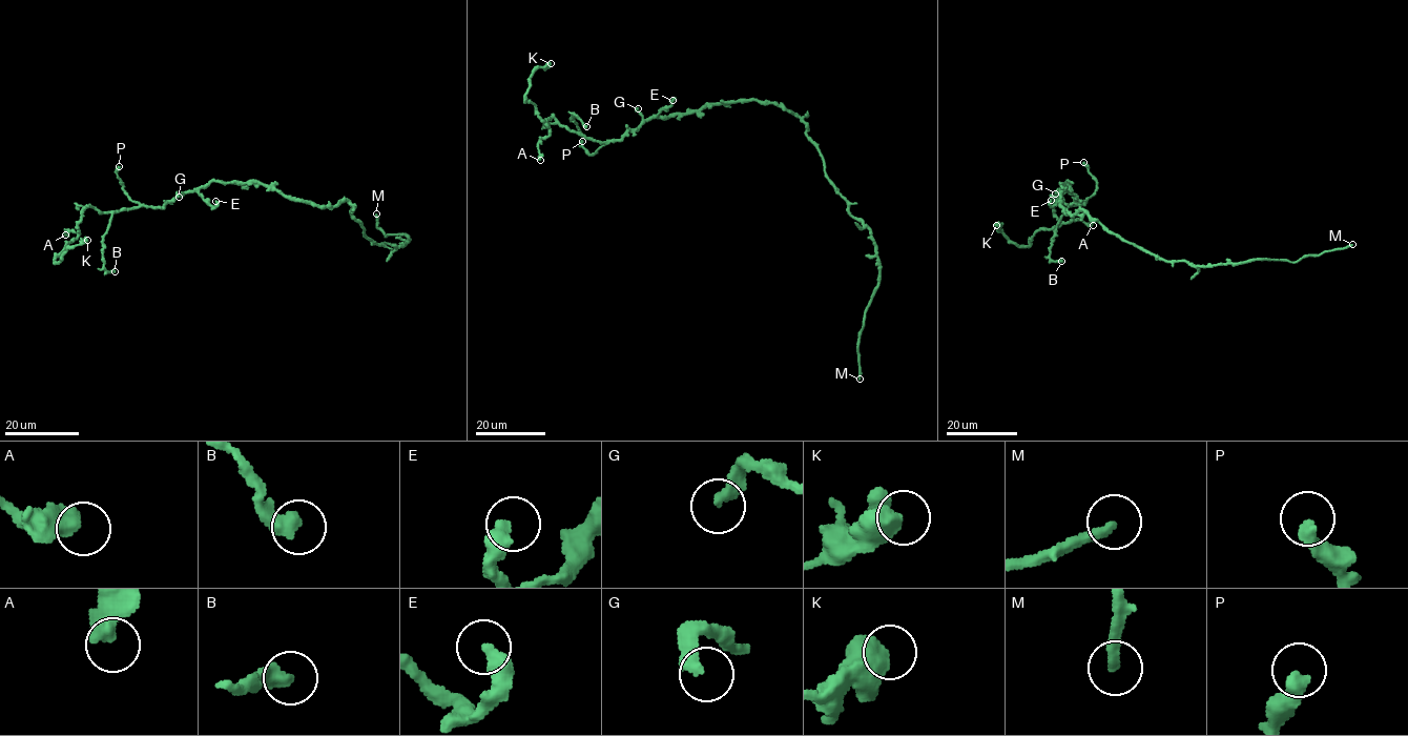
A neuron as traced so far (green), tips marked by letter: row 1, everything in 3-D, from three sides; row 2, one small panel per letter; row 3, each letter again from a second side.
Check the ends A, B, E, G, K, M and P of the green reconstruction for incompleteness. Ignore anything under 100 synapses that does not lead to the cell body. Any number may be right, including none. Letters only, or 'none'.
M

